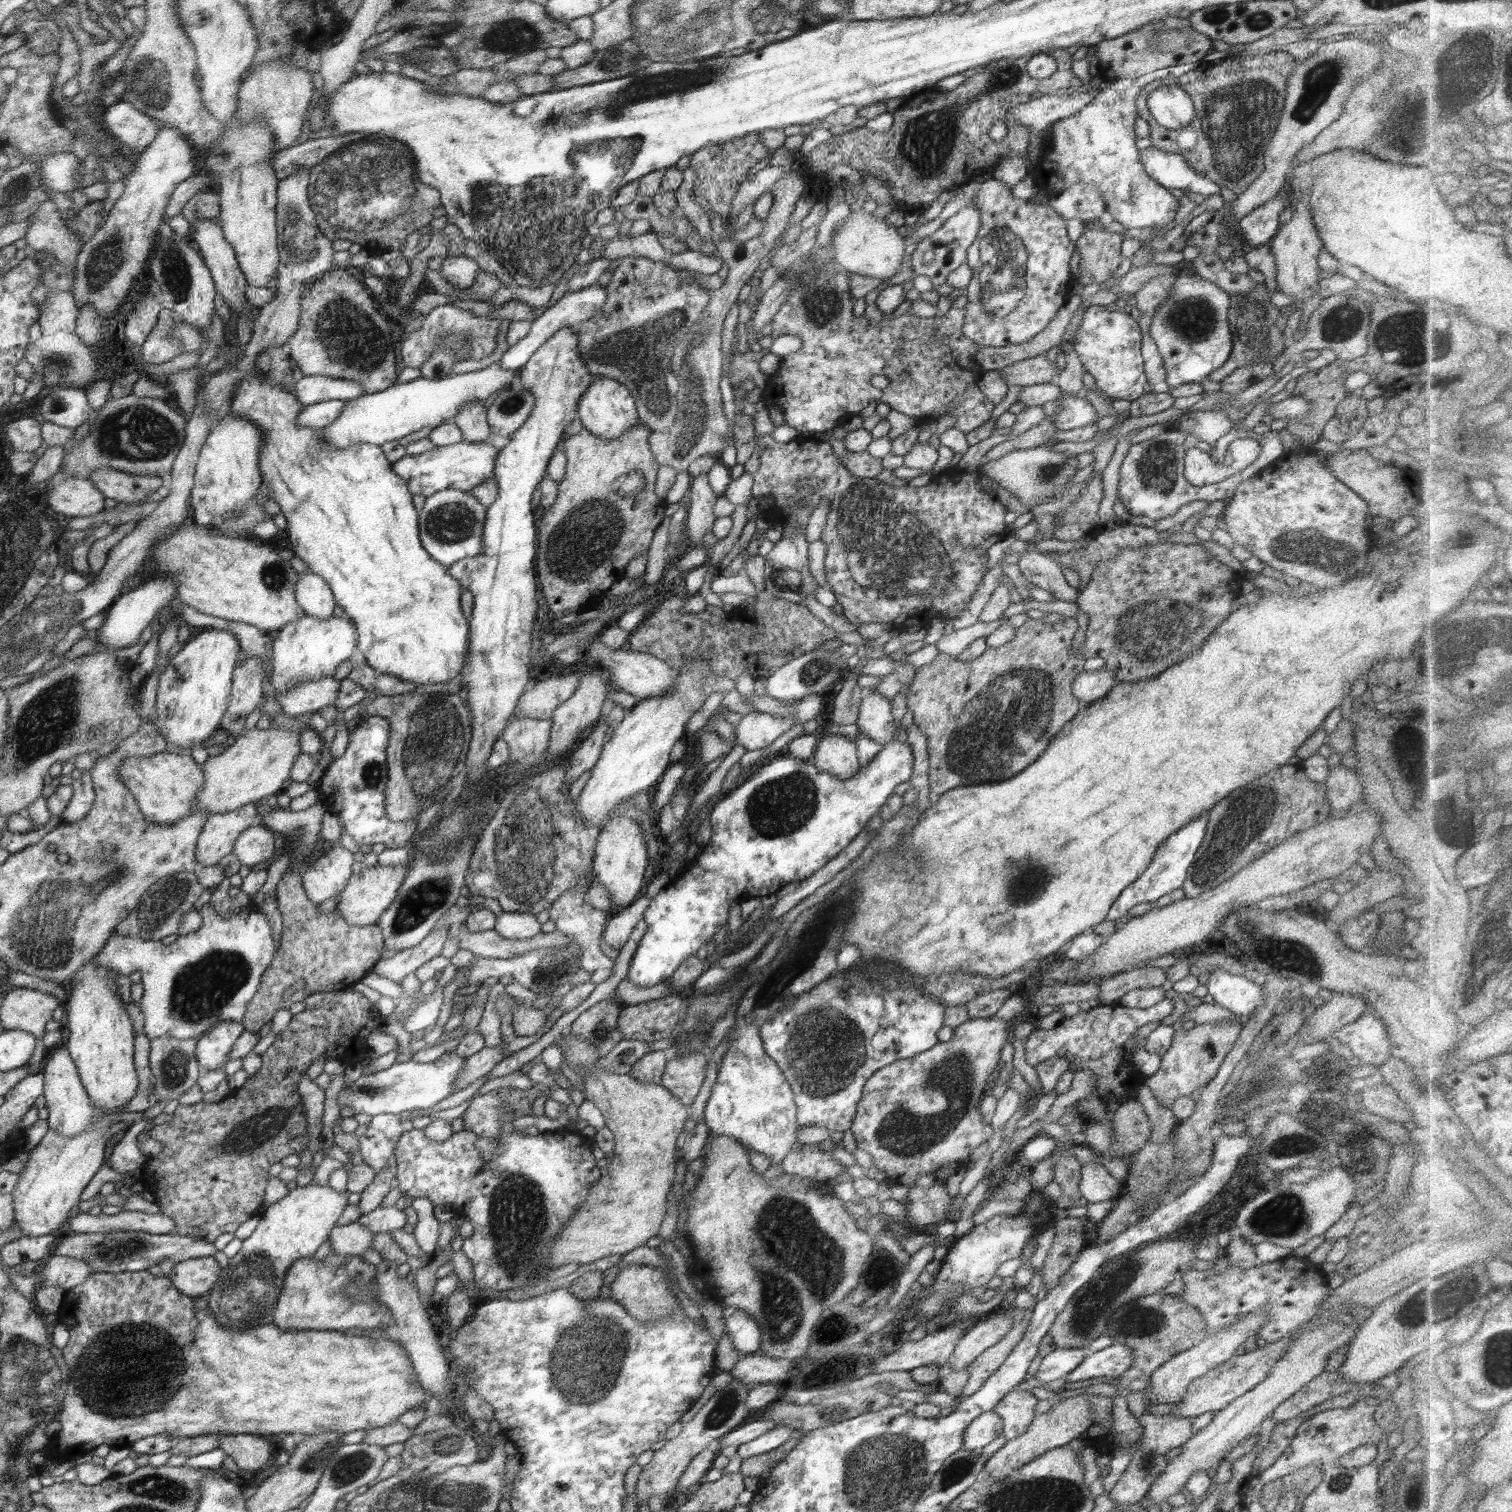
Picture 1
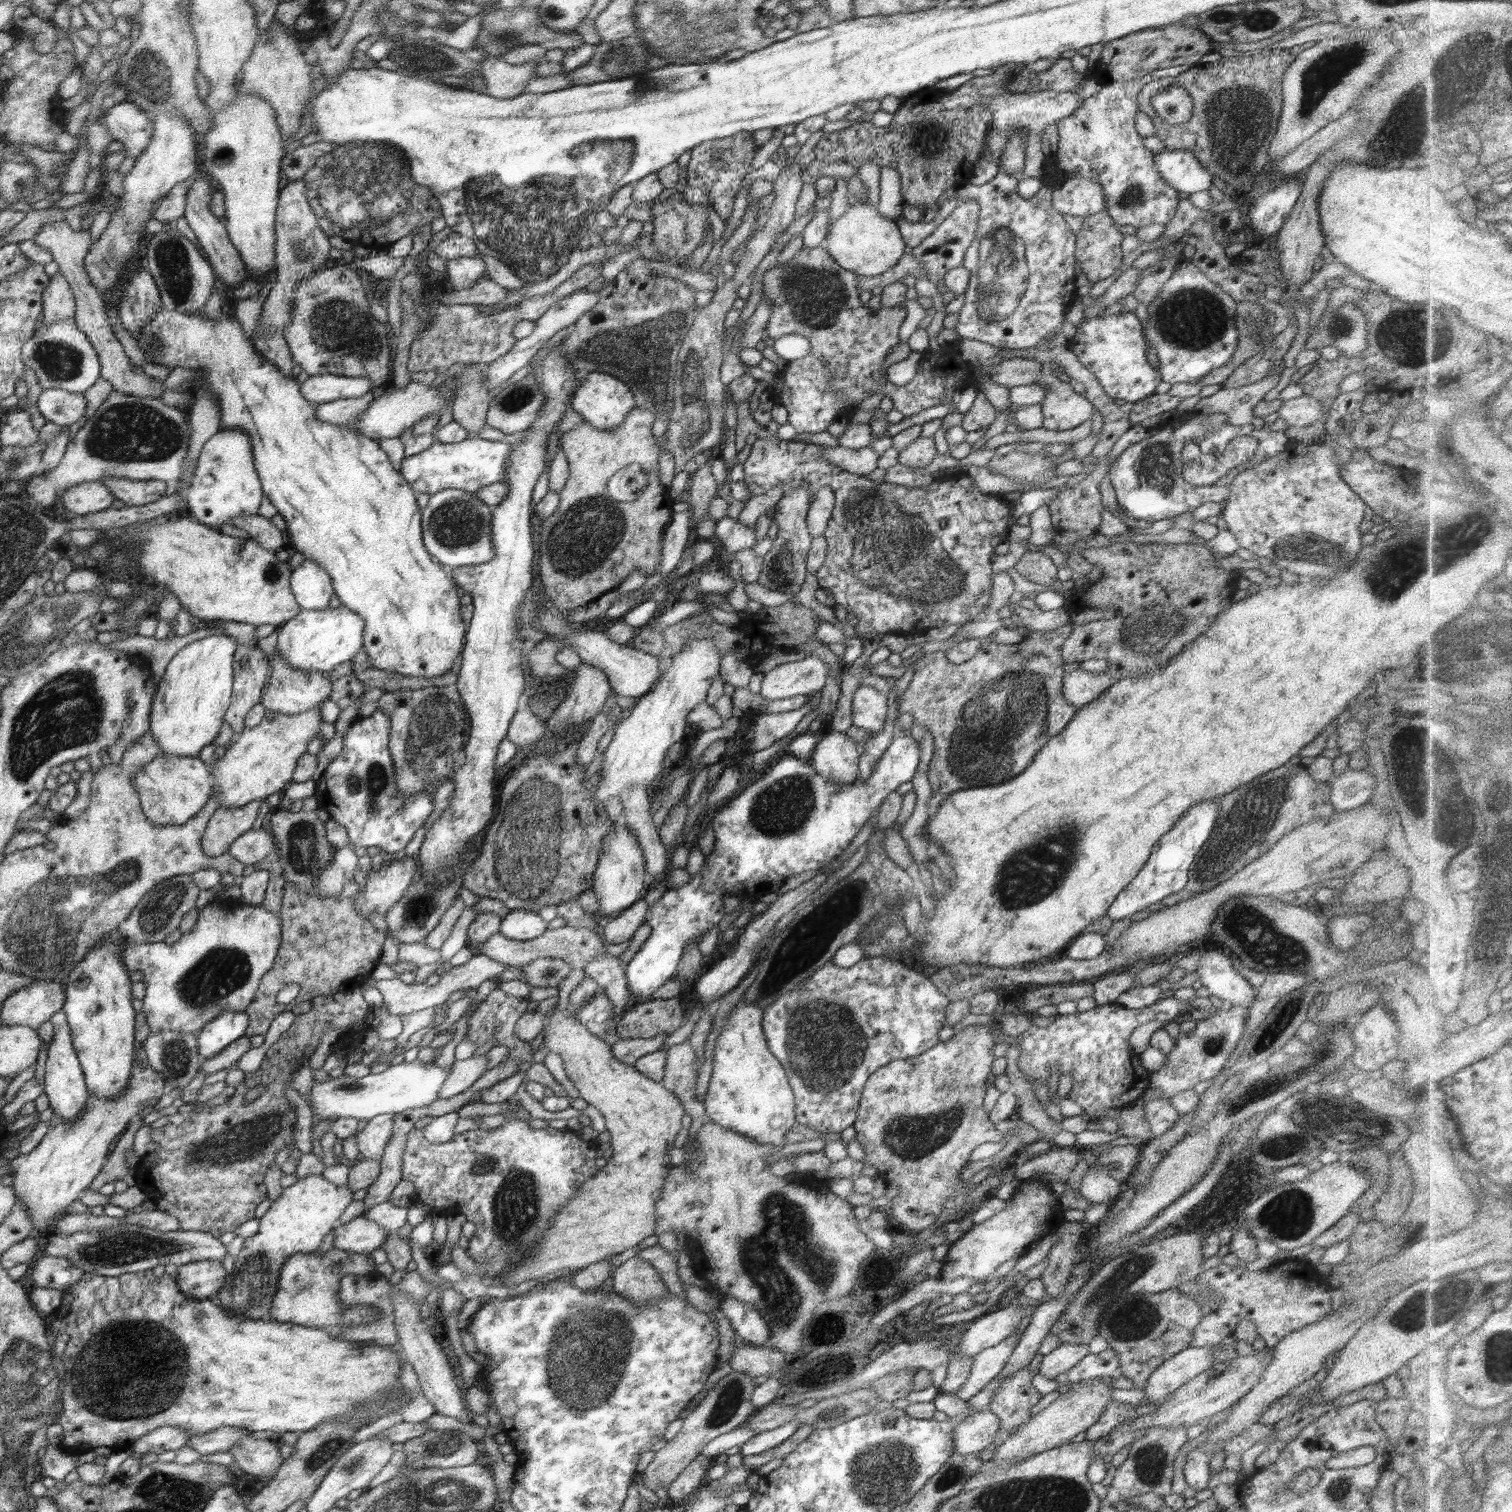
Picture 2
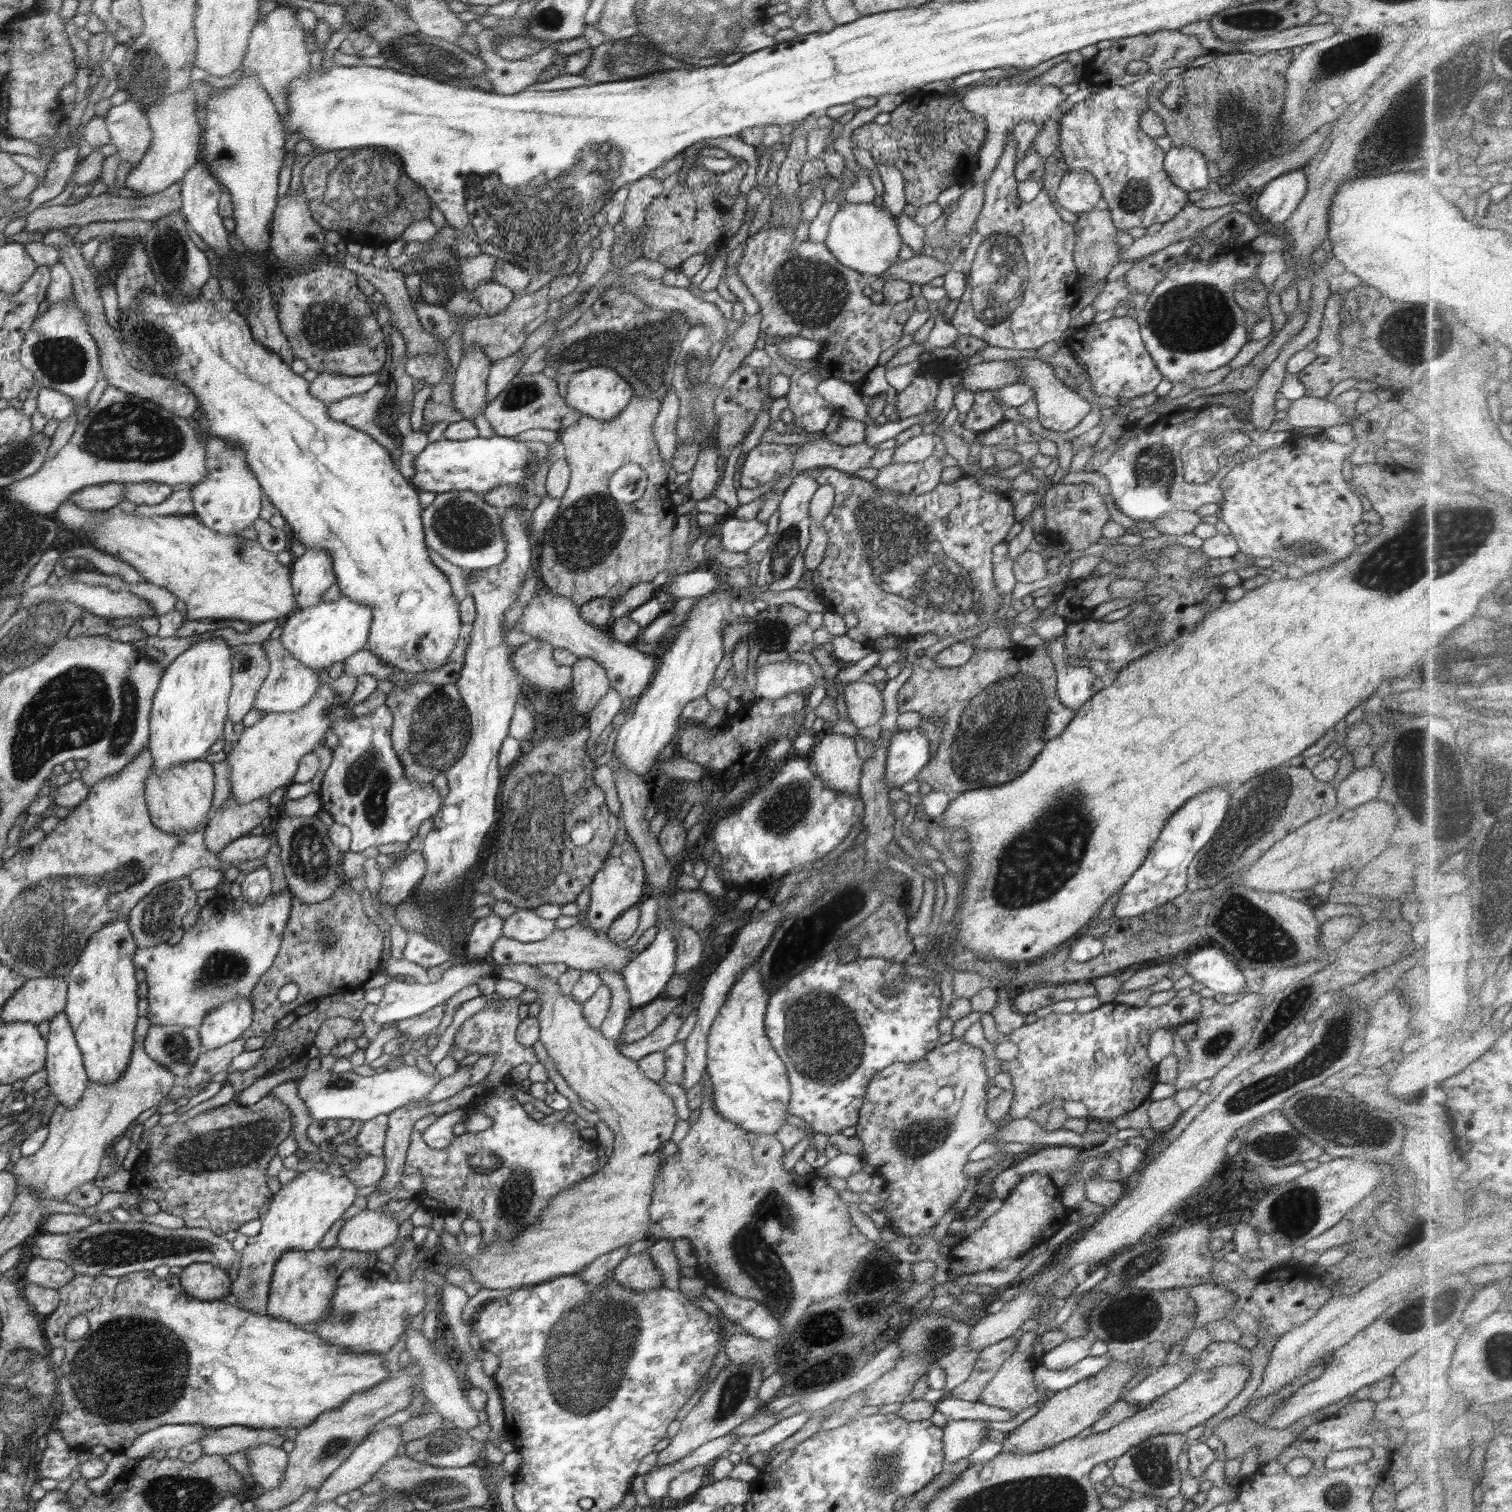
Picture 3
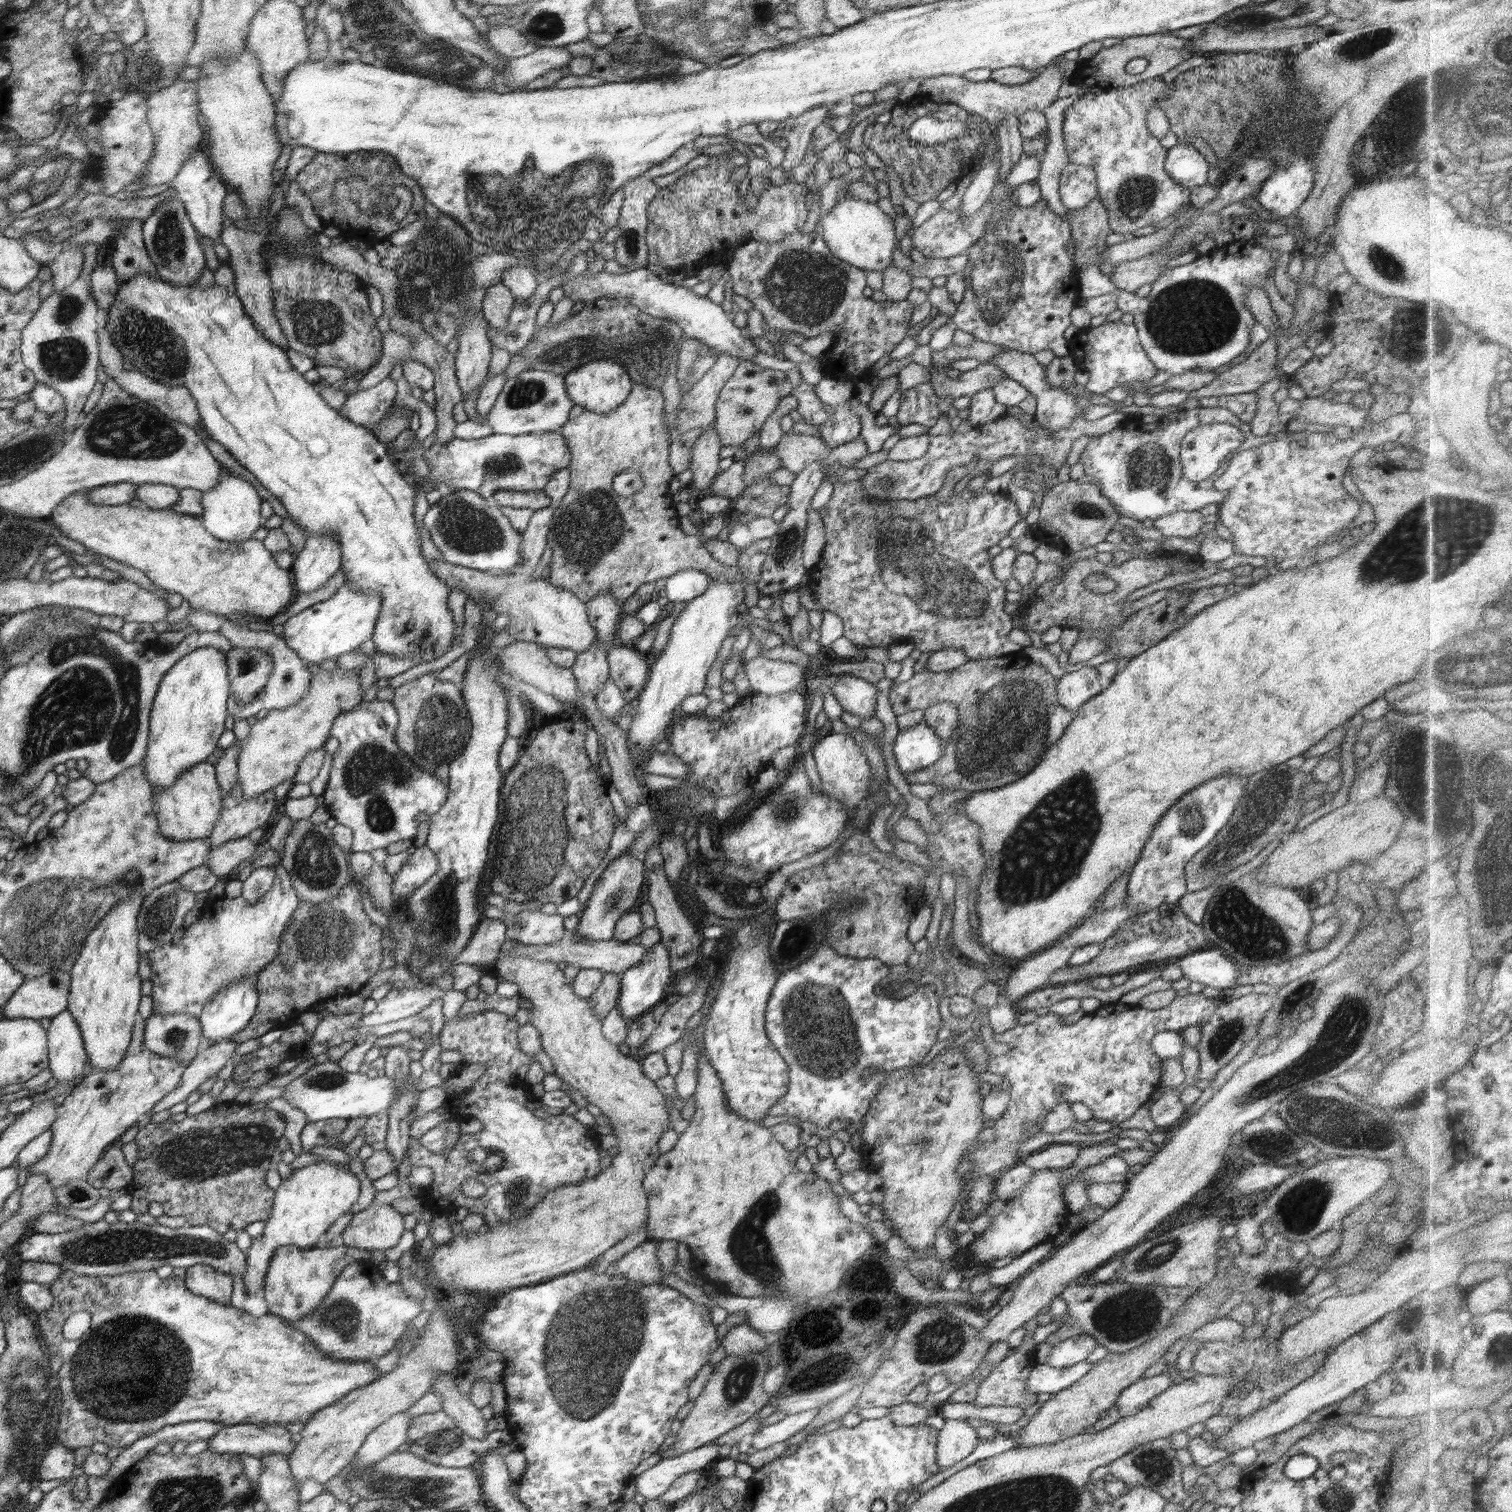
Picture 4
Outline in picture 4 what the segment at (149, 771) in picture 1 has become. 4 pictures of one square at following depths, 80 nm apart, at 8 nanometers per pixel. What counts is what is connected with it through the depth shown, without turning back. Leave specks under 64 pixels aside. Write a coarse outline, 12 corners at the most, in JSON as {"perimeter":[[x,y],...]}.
{"perimeter":[[206,761],[153,793],[170,840],[206,839],[224,796]]}

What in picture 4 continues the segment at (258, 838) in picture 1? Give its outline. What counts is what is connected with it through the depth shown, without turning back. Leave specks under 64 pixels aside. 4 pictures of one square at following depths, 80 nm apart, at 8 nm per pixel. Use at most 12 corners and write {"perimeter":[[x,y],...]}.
{"perimeter":[[250,837],[212,848],[206,865],[226,876],[260,848]]}

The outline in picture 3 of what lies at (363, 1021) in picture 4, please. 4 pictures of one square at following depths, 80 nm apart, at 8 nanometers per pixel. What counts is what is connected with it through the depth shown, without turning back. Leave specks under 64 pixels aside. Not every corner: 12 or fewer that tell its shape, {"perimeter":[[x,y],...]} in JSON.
{"perimeter":[[490,960],[463,961],[434,984],[388,982],[374,1020],[418,1016],[490,977]]}

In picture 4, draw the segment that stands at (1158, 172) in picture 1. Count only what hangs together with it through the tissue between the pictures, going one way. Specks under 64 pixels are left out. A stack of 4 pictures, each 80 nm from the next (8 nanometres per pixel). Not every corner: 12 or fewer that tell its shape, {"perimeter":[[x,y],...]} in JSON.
{"perimeter":[[1190,144],[1168,148],[1164,168],[1189,189],[1208,182],[1208,162]]}

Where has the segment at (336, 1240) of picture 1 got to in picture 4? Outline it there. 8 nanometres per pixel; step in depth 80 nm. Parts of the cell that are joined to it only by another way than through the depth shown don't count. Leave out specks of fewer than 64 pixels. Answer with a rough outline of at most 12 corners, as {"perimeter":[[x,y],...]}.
{"perimeter":[[372,1203],[354,1214],[343,1245],[394,1248],[405,1230],[391,1205]]}

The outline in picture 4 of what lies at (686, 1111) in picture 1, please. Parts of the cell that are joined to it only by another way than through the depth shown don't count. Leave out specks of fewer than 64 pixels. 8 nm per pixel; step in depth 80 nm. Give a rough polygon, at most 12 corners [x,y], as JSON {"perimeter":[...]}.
{"perimeter":[[550,961],[496,974],[618,1152],[518,1220],[435,1245],[438,1291],[506,1292],[647,1228],[664,1094]]}

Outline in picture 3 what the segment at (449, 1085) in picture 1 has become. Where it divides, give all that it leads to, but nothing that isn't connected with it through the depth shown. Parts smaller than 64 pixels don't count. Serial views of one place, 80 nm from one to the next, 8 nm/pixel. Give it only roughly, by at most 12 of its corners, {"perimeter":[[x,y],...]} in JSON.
{"perimeter":[[406,1065],[372,1076],[320,1068],[297,1082],[314,1120],[368,1122],[440,1080]]}

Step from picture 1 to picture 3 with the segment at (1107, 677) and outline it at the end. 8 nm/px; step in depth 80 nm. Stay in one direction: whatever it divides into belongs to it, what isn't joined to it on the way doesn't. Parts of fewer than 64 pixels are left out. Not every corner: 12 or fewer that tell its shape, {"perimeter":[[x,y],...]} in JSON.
{"perimeter":[[1066,636],[1047,647],[1056,670],[1057,695],[1078,710],[1104,688],[1090,667],[1066,661]]}

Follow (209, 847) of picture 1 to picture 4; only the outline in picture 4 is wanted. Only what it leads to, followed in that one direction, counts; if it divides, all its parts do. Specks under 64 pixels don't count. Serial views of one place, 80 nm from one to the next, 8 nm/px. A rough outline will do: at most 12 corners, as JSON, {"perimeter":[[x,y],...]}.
{"perimeter":[[240,784],[224,797],[211,848],[248,837],[268,822],[272,787],[246,800]]}

